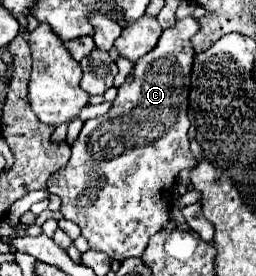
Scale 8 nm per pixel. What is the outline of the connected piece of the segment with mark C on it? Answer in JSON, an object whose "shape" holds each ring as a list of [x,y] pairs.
{"shape":[[[189,16],[177,20],[175,26],[163,30],[157,46],[145,54],[133,66],[131,74],[119,86],[119,94],[113,106],[101,118],[87,120],[79,138],[73,142],[73,154],[65,168],[51,174],[47,180],[47,190],[61,198],[63,218],[75,222],[81,228],[81,236],[87,238],[91,250],[107,252],[111,260],[139,258],[151,238],[169,220],[171,210],[171,190],[175,186],[177,174],[183,168],[193,168],[195,158],[189,148],[189,118],[187,118],[187,98],[189,98],[189,70],[193,62],[191,36],[199,30],[197,18]]]}

